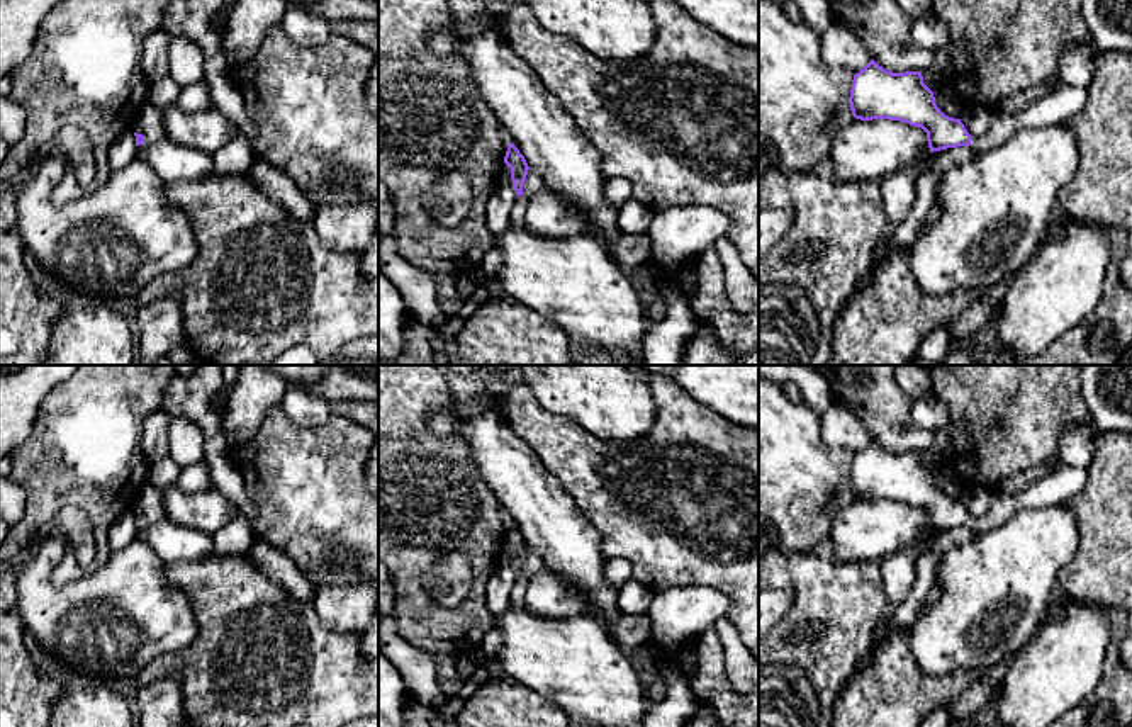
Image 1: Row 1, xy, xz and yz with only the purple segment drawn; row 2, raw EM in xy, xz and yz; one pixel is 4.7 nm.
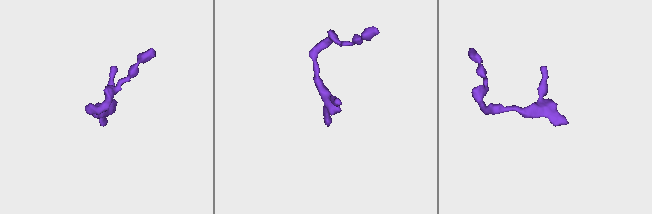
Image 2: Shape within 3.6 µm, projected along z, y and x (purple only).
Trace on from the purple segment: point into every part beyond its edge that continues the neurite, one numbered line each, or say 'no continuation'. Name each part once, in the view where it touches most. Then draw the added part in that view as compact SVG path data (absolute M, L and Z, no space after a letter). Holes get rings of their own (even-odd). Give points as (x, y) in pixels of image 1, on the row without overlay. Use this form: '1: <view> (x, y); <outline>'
1: yz (1061, 486); M1062 464L1057 471L1042 474L1039 479L1032 481L1020 493L995 493L988 513L971 521L972 535L981 535L1001 527L1020 510L1068 504L1079 498L1086 481L1086 469Z

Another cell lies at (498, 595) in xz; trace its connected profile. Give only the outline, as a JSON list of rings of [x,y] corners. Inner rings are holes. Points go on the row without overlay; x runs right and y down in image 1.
[[[504,544],[496,557],[496,567],[485,589],[485,601],[494,617],[501,617],[511,608],[511,593],[516,579],[518,574],[513,567],[511,549]]]

